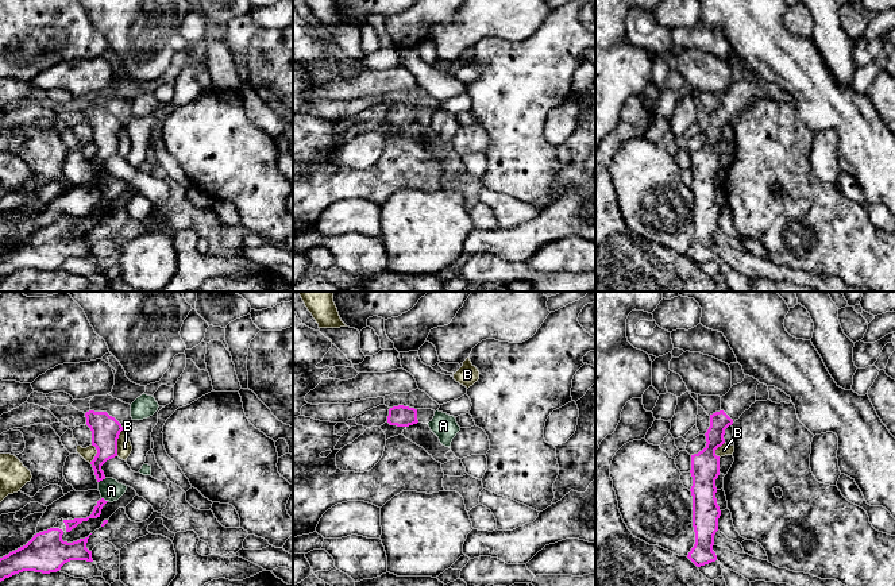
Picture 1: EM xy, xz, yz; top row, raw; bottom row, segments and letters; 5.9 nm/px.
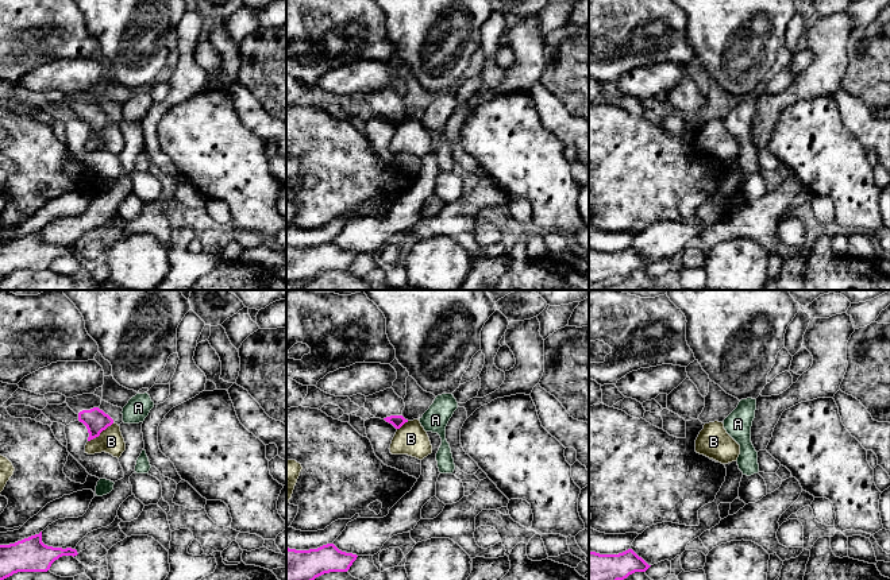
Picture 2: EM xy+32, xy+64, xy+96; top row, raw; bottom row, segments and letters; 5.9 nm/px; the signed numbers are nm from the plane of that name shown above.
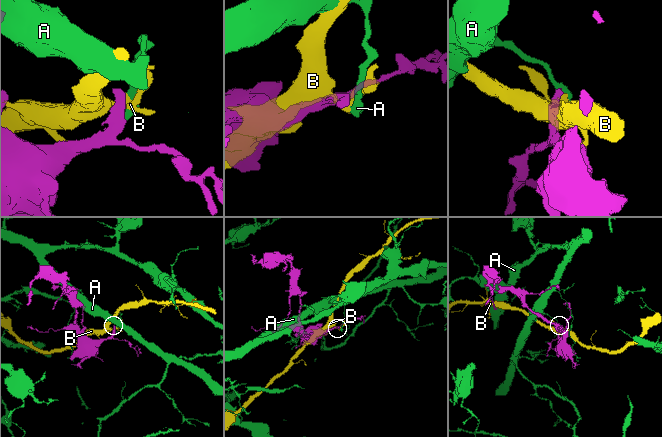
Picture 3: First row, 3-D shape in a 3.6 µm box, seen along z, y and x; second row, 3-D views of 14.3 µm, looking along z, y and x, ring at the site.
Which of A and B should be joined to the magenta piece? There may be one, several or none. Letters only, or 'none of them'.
none of them

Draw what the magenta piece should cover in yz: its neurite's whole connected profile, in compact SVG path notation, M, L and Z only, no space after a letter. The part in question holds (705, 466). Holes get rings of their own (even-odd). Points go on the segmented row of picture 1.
M745 375L741 383L733 385L721 397L721 410L710 415L710 427L705 433L706 447L691 455L693 486L690 491L693 496L695 544L687 558L697 567L717 560L713 545L721 510L715 498L715 479L720 475L720 456L715 455L715 450L725 443L725 429L756 402L759 383L753 377Z

